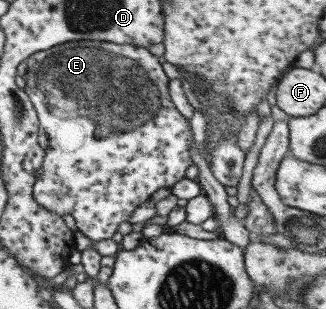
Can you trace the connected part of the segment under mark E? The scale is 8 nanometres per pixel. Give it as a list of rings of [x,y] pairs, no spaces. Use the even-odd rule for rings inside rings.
[[[70,41],[31,54],[26,60],[26,71],[23,75],[25,87],[23,91],[27,95],[31,106],[37,114],[39,127],[37,128],[37,142],[44,150],[41,173],[32,185],[34,201],[48,211],[56,215],[70,214],[75,222],[79,234],[89,241],[98,241],[110,238],[117,230],[120,222],[128,222],[132,210],[139,204],[148,200],[152,192],[160,188],[171,187],[175,182],[184,178],[184,170],[191,165],[190,153],[188,153],[188,140],[191,130],[188,120],[184,119],[171,103],[167,93],[169,79],[162,71],[162,65],[156,57],[144,47],[135,47],[131,44],[112,44],[100,41]]]

